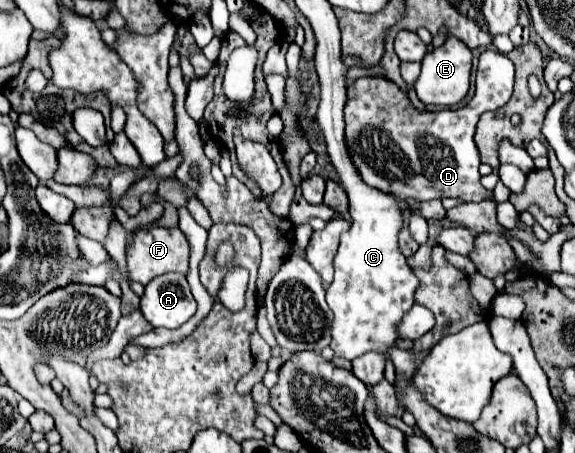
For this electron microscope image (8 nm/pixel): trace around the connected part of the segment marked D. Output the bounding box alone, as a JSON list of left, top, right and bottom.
[345,50,513,202]

